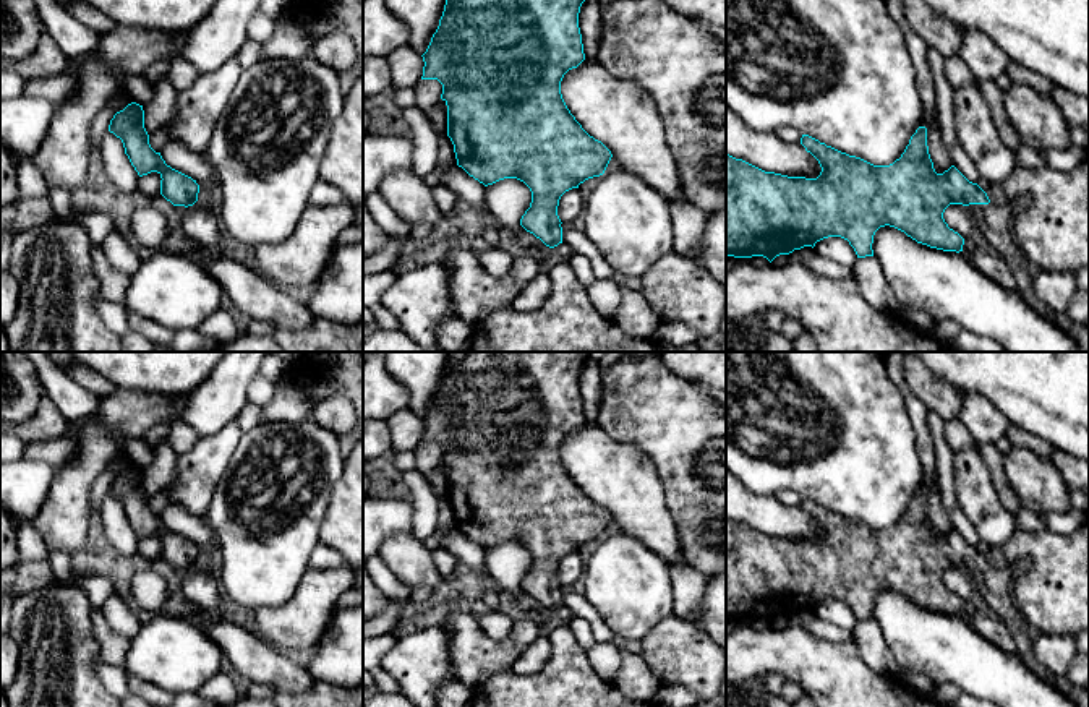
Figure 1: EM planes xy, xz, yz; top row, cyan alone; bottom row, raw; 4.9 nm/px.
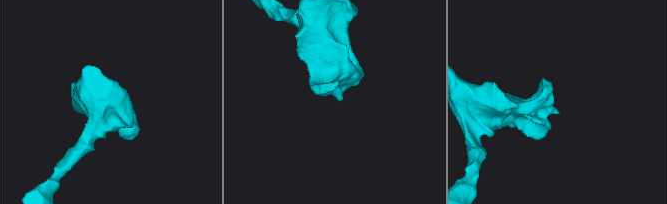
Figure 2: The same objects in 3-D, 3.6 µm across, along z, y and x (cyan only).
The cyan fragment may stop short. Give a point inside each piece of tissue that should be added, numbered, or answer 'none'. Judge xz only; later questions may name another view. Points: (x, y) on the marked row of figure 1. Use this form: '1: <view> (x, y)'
none

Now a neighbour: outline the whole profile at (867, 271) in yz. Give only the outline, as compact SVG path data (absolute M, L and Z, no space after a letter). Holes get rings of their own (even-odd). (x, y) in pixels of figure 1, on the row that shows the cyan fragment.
M875 256L857 258L851 268L862 295L878 310L899 313L898 300Z

